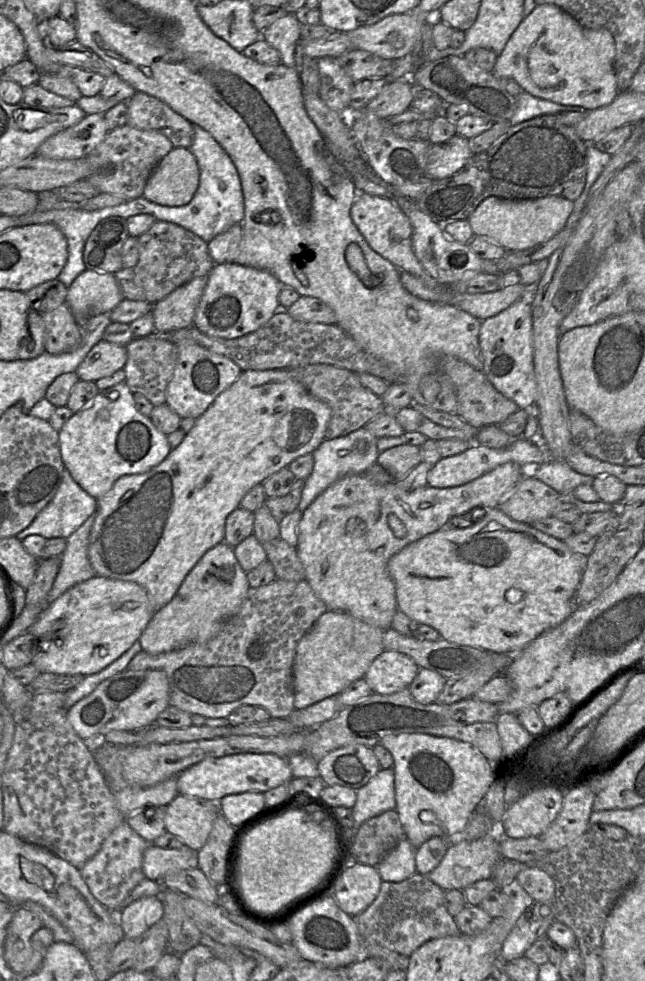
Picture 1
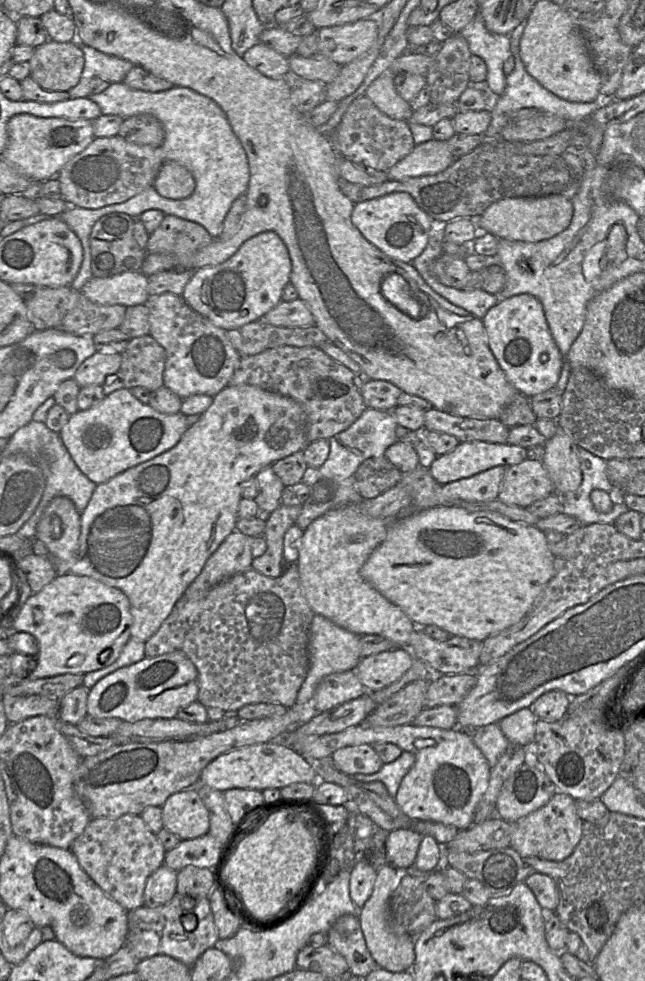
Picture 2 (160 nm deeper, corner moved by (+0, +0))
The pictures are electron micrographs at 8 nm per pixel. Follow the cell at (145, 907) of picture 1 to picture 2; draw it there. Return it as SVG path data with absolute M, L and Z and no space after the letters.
M163 864L148 878L144 888L143 905L149 908L168 903L176 894L178 871Z

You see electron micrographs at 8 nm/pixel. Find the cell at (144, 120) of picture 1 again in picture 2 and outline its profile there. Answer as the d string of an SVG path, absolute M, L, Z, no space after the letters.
M140 114L125 118L118 136L139 145L161 147L165 131L162 123L153 115Z

